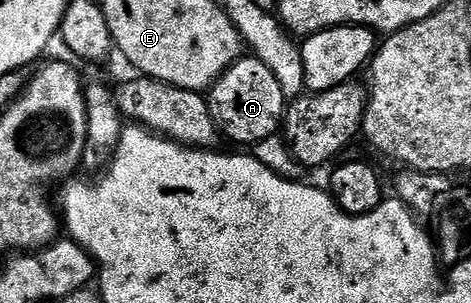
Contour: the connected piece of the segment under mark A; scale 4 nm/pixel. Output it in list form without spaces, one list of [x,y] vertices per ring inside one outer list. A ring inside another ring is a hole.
[[[254,55],[242,56],[240,61],[234,62],[232,66],[207,90],[209,110],[213,116],[218,130],[225,133],[233,141],[238,141],[238,146],[253,147],[258,141],[265,140],[276,134],[282,128],[283,118],[287,108],[287,100],[283,95],[283,87],[275,79],[275,75]]]

